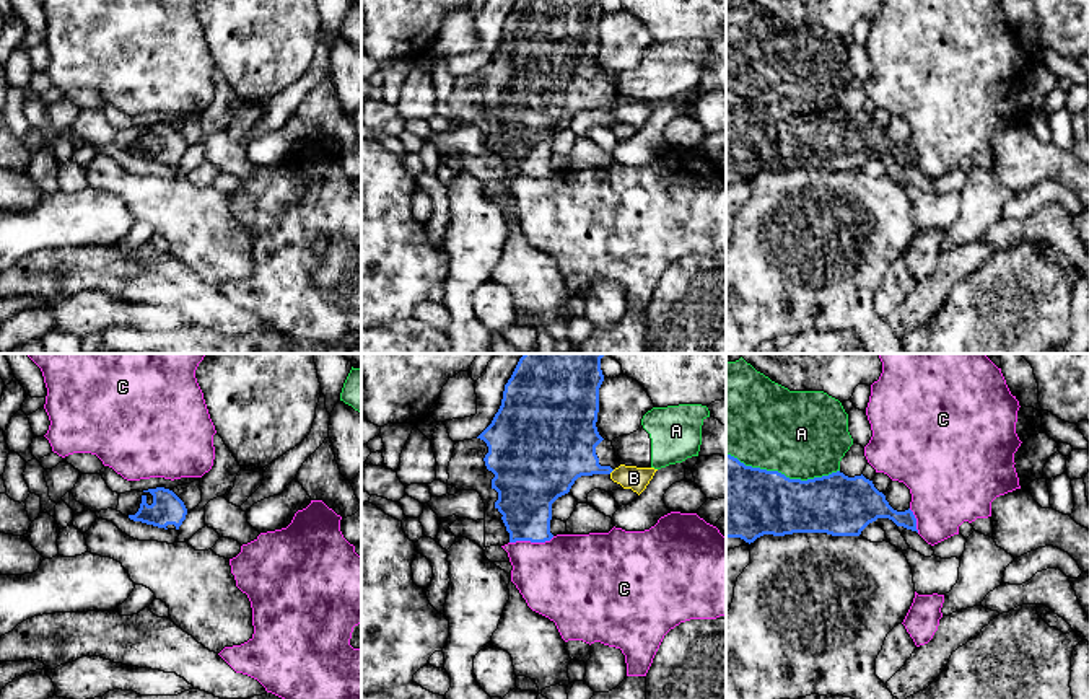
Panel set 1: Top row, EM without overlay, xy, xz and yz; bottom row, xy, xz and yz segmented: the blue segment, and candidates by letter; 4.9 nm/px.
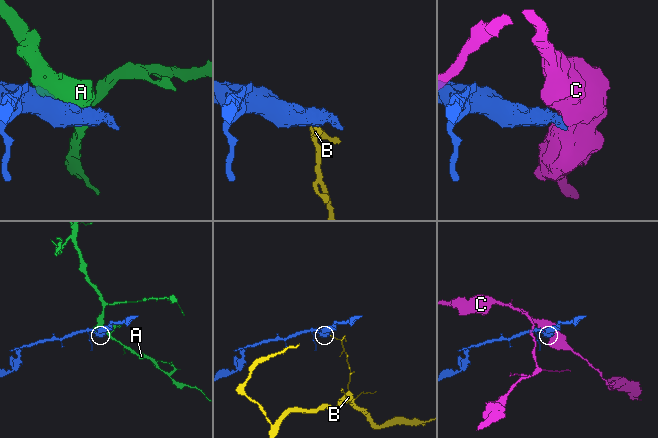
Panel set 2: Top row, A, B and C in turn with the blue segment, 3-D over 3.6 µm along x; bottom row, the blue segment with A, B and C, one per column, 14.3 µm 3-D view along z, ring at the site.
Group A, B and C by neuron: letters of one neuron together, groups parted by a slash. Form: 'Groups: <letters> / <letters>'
Groups: A / B / C

